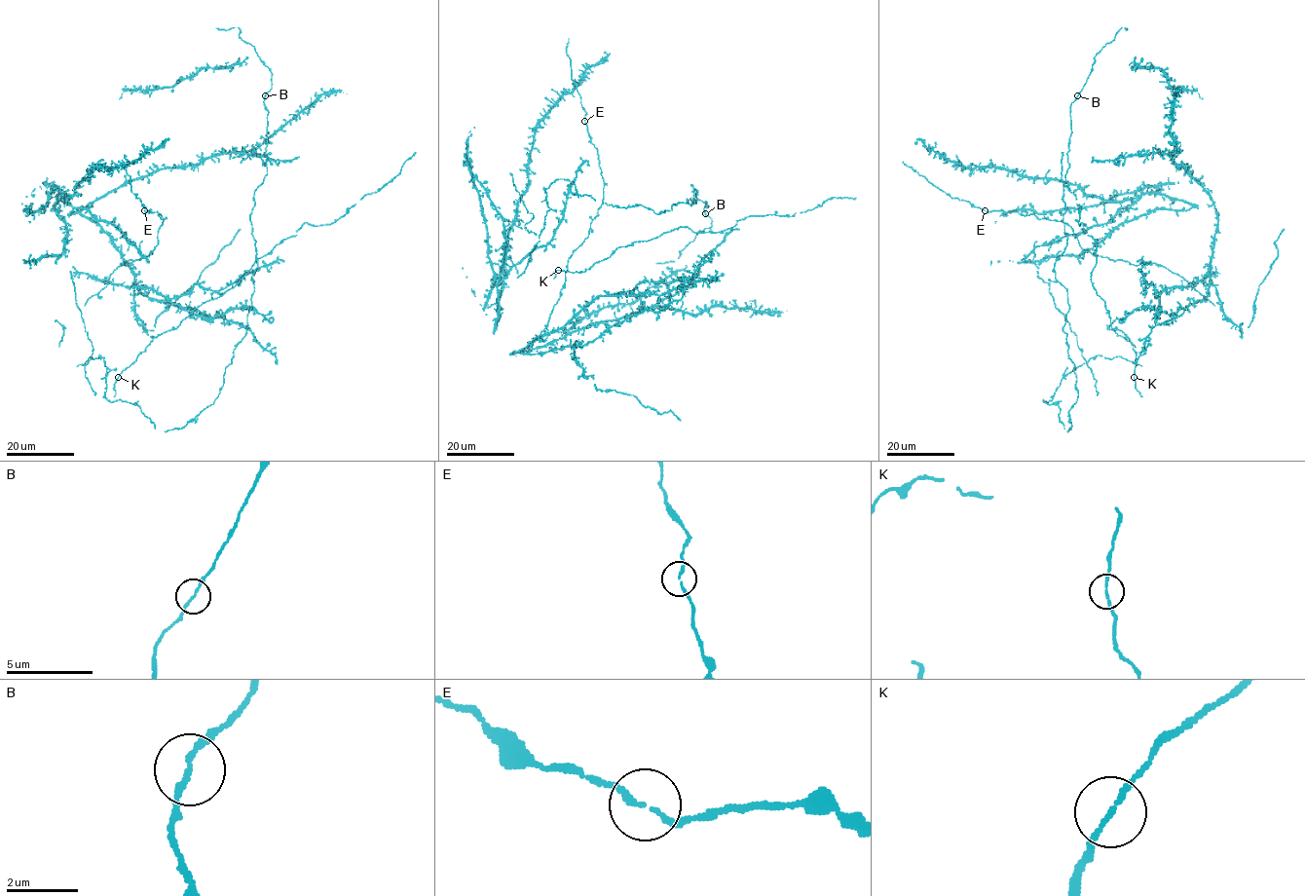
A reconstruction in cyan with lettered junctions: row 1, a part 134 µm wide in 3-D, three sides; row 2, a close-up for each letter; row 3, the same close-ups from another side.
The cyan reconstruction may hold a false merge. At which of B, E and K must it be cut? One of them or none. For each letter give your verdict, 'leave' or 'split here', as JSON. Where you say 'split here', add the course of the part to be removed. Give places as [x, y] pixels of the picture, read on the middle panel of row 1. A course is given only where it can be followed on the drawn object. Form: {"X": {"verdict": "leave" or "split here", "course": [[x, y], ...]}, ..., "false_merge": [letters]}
{"B": {"verdict": "leave"}, "E": {"verdict": "leave"}, "K": {"verdict": "leave"}, "false_merge": []}

